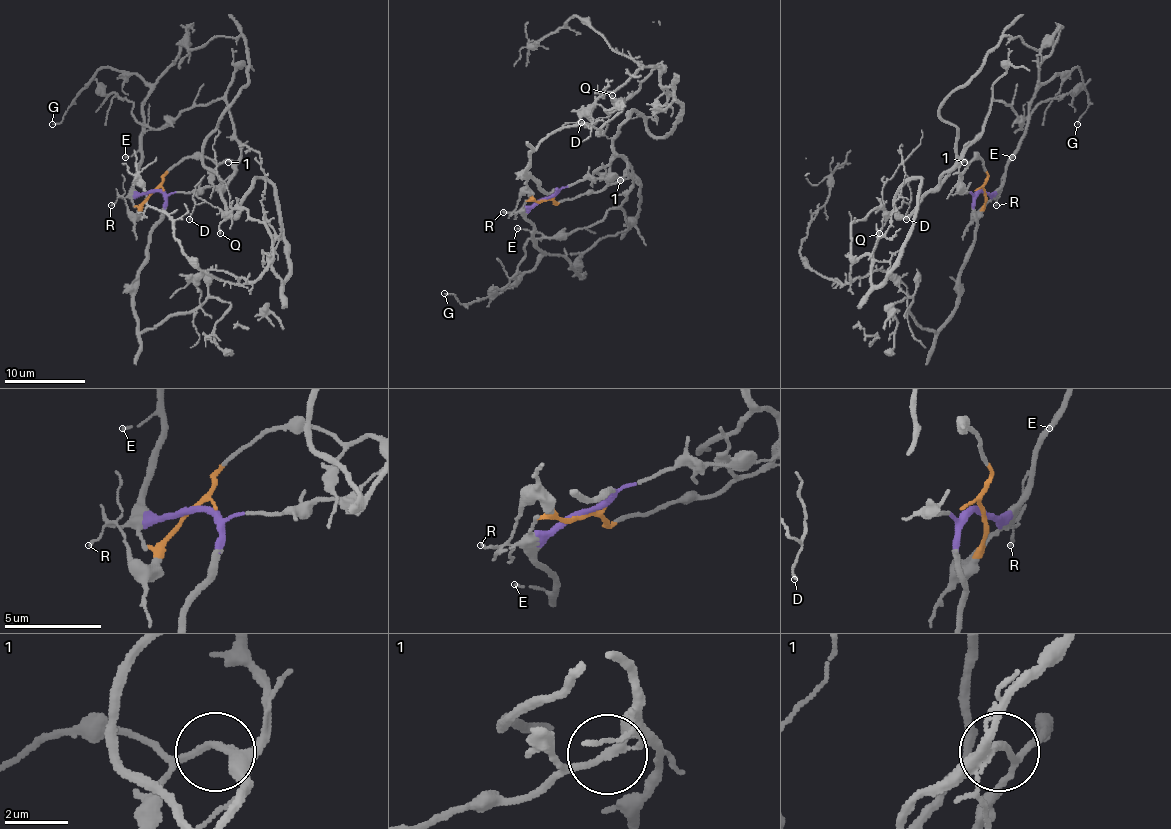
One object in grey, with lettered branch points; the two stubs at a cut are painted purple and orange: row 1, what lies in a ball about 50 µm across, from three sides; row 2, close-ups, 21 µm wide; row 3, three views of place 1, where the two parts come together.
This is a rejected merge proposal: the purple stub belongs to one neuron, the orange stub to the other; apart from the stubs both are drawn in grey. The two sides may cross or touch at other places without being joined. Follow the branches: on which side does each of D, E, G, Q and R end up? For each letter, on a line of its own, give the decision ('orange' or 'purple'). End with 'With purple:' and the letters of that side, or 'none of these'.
D: orange
E: purple
G: purple
Q: orange
R: orange
With purple: E, G

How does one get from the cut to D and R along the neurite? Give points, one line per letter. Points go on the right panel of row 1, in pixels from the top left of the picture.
D: (983, 192), (979, 158), (903, 216), (897, 192), (921, 180), (873, 284), (850, 226), (903, 202), (907, 220)
R: (983, 192), (985, 206), (977, 214), (995, 196), (995, 206)

